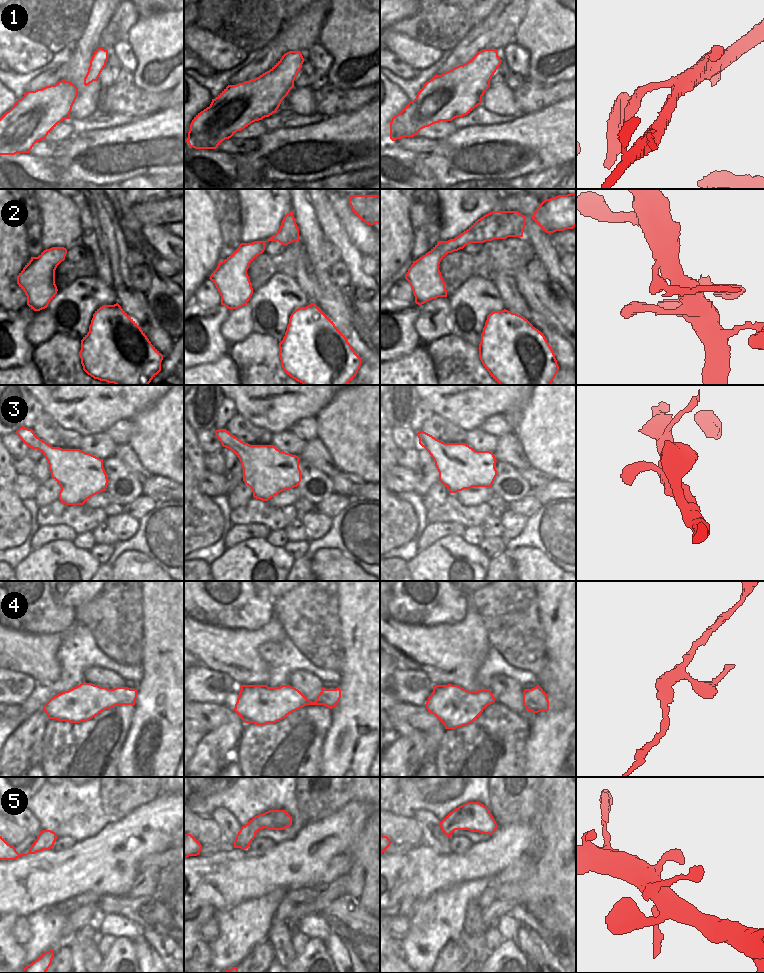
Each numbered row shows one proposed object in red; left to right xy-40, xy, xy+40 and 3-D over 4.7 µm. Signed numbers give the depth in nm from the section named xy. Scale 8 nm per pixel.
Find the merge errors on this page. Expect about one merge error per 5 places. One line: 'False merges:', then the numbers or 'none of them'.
False merges: 2

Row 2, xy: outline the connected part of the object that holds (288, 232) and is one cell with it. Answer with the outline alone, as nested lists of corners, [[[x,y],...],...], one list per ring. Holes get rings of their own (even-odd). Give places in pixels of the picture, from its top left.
[[[292,210],[283,218],[279,230],[267,241],[278,241],[282,245],[286,246],[294,241],[299,241],[299,228],[295,222]],[[254,241],[248,244],[256,245],[258,243],[262,243],[265,245],[267,241]]]

